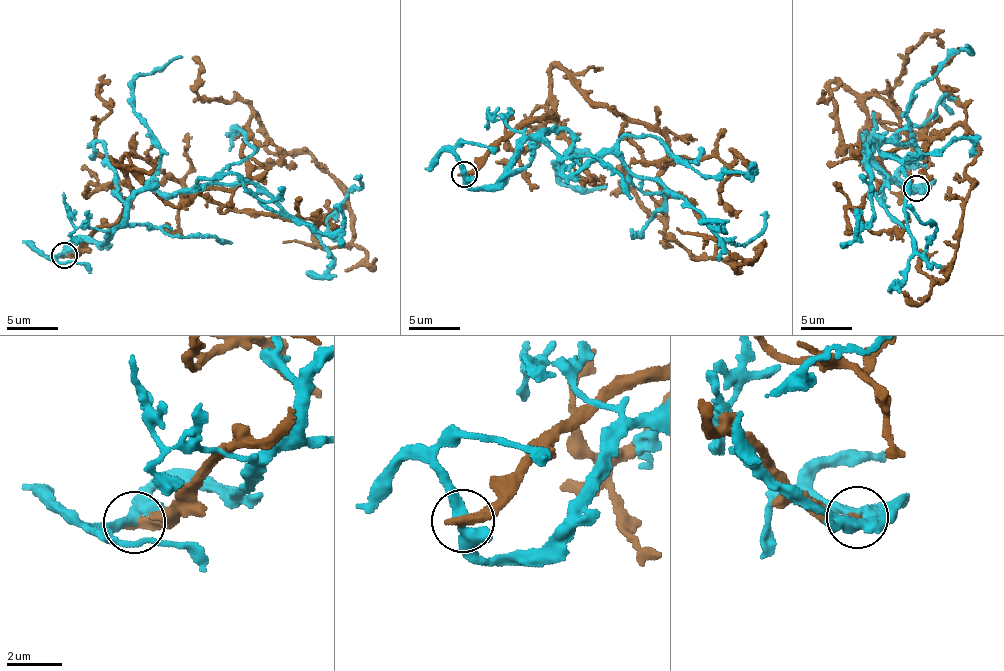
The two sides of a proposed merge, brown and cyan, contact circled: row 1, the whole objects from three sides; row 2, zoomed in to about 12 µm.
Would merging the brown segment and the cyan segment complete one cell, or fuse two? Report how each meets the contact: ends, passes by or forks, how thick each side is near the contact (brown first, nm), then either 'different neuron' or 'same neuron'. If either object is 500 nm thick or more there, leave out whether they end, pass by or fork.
brown ends | cyan passes by | 400/340 nm | different neuron

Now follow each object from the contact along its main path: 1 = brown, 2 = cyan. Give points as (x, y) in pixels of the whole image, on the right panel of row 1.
1: (916, 187), (863, 155), (832, 82), (836, 151), (976, 141), (952, 271), (919, 250)
2: (916, 187), (932, 184), (879, 170), (874, 137), (916, 151), (886, 159), (921, 254), (934, 229), (906, 205)

